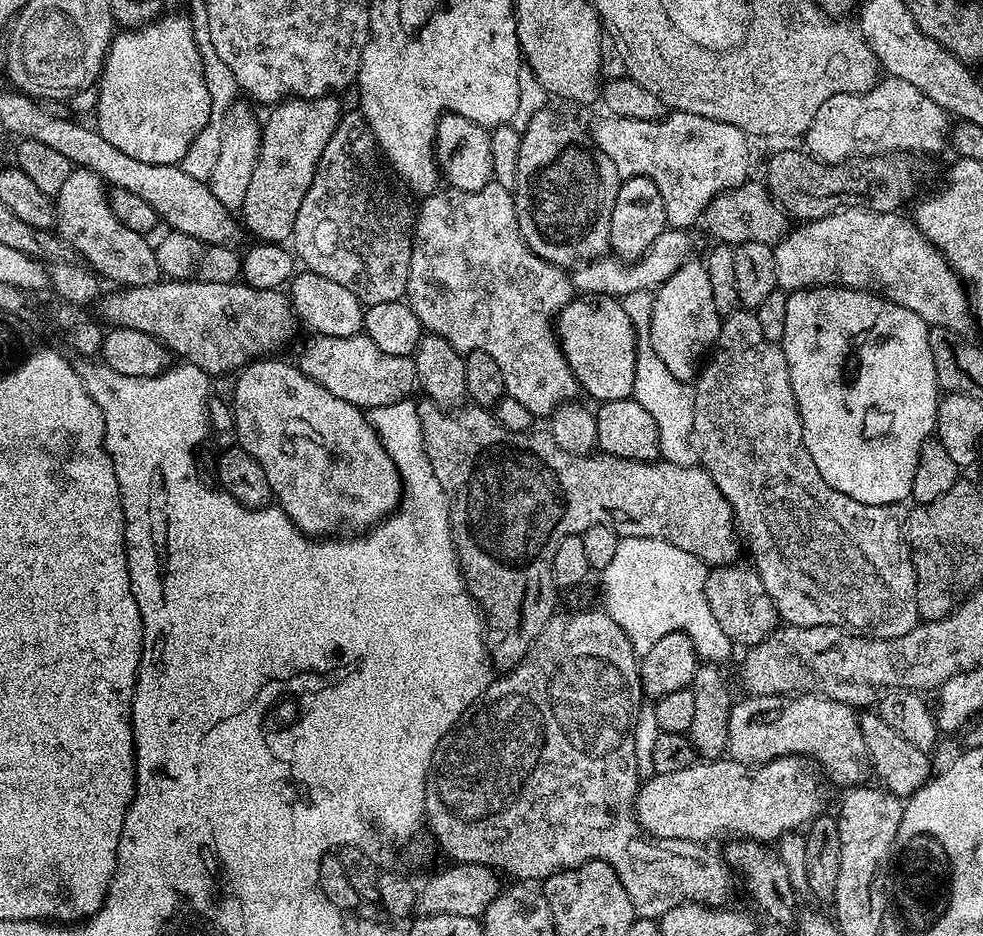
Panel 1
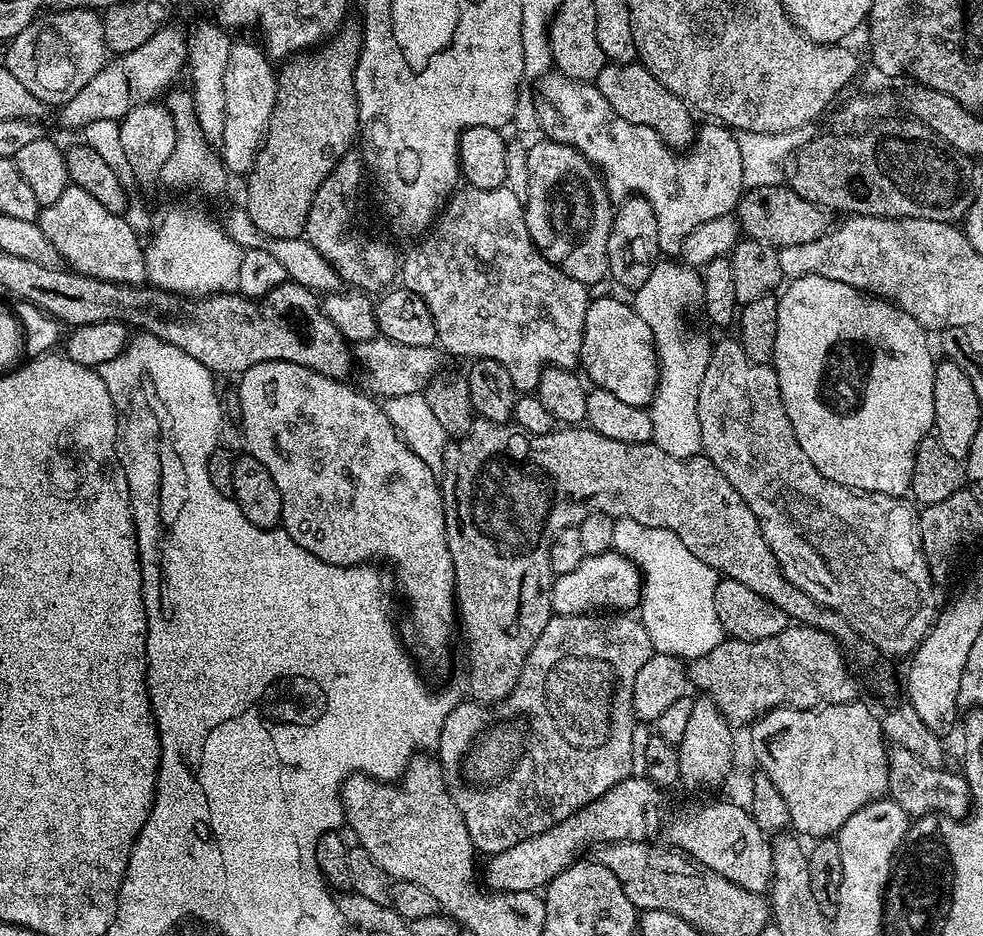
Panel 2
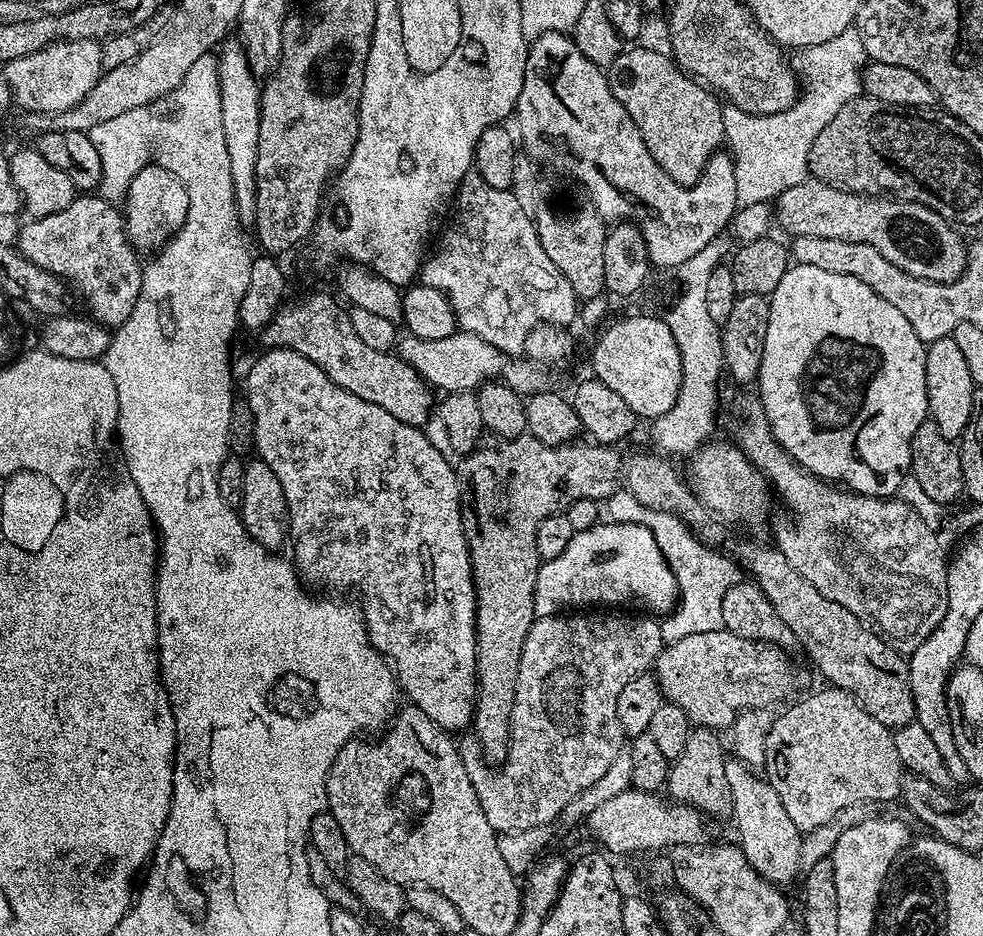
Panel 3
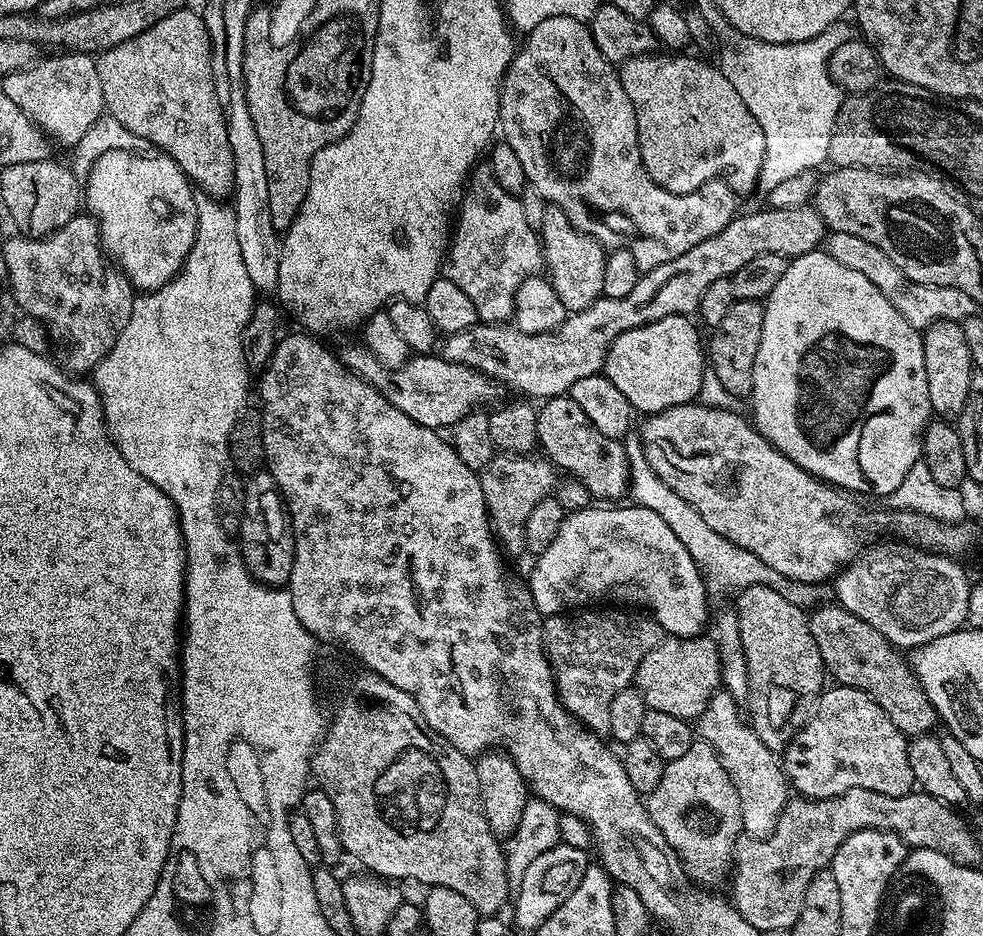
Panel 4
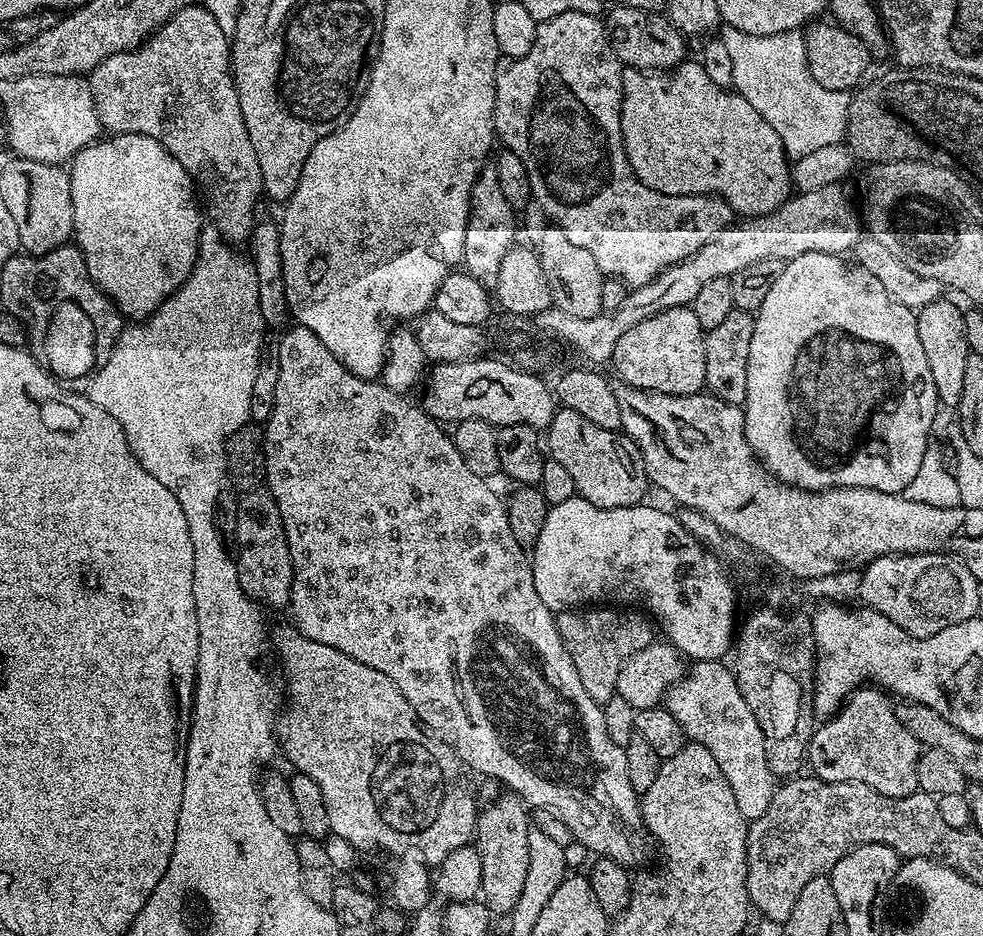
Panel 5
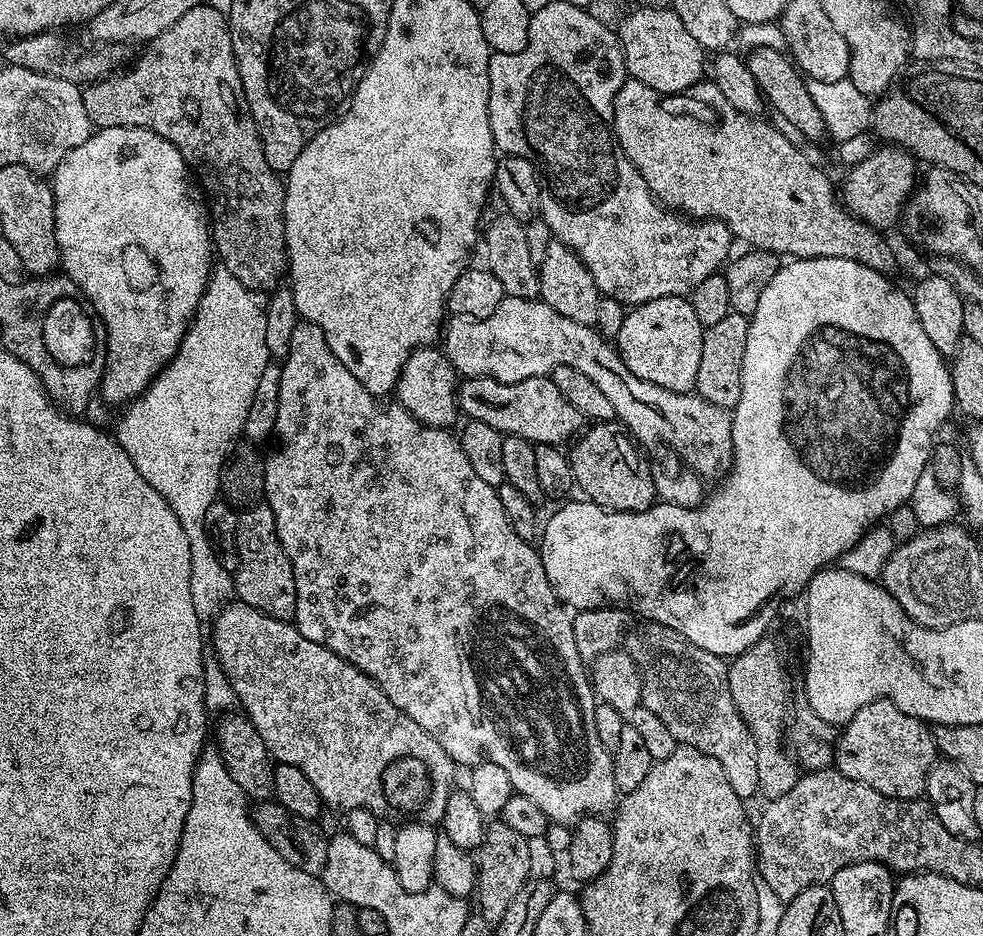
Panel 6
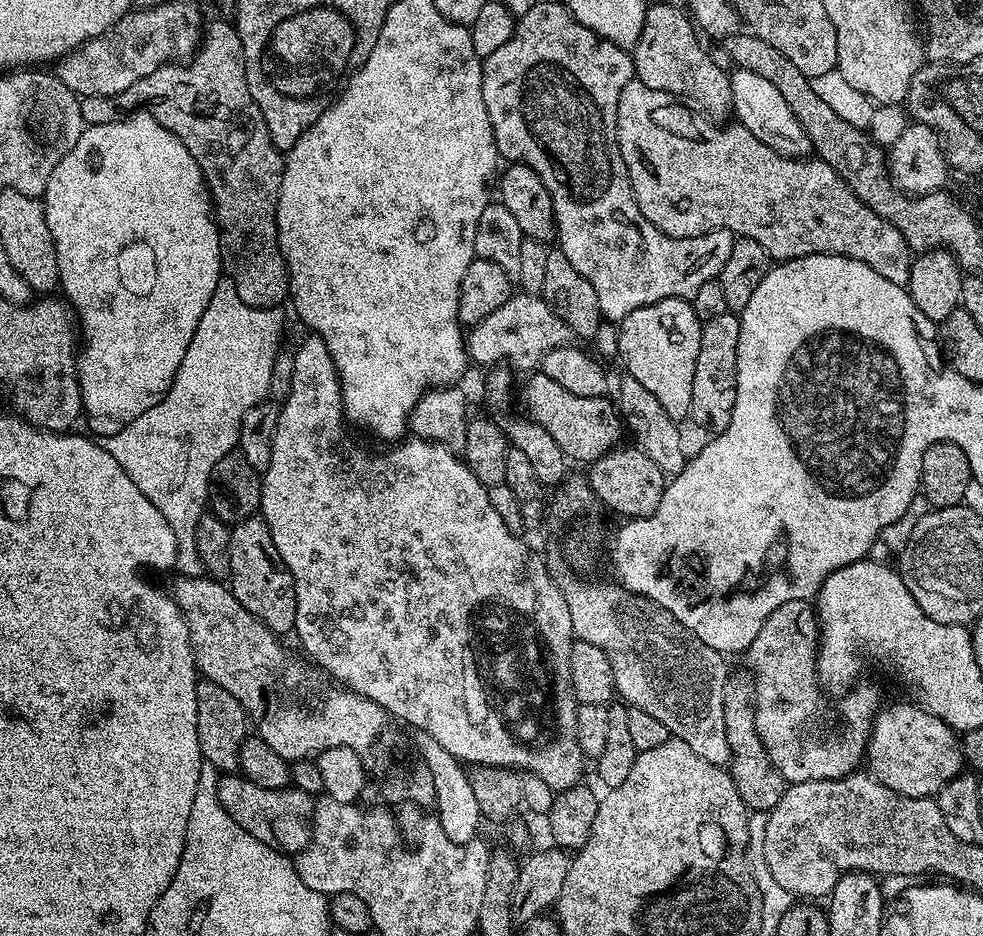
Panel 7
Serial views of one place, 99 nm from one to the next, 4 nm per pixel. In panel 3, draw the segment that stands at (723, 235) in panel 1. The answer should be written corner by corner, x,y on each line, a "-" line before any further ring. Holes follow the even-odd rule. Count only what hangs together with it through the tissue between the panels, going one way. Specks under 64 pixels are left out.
815,178
798,182
798,186
790,186
790,190
776,197
774,220
792,238
813,236
874,246
874,250
878,250
886,262
894,262
898,270
939,284
948,284
956,279
956,256
964,252
964,240
952,229
955,227
926,204
893,198
888,194
849,192
846,188

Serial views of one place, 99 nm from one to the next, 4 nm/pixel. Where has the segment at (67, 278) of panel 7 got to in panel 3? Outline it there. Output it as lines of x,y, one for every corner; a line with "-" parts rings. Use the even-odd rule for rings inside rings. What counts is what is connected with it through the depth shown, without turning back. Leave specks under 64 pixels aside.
155,162
149,163
146,168
135,169
131,176
128,197
125,198
124,204
122,203
124,226
128,229
128,238
132,247
141,253
152,254
163,248
186,222
188,195
182,182
178,182
174,174
170,174

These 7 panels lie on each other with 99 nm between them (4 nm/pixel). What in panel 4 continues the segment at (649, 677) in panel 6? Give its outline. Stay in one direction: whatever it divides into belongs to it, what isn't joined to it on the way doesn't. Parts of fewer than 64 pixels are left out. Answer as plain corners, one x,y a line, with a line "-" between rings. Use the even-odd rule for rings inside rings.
725,690
714,693
706,710
702,710
700,716
696,717
694,728
699,739
706,741
716,751
726,774
730,774
730,782
734,782
738,790
741,829
747,835
757,838
769,836
778,822
781,810
790,799
790,785
777,753
771,752
762,738
758,738
741,705
736,704

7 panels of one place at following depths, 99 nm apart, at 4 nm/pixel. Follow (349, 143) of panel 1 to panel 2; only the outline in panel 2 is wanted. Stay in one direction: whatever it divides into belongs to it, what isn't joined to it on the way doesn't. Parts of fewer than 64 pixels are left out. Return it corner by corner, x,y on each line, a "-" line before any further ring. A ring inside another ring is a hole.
353,150
346,153
330,170
326,182
318,186
314,202
308,211
308,221
304,227
306,239
312,243
314,250
334,266
353,289
369,294
380,294
393,287
398,276
398,256
384,240
371,240
360,229
356,221
356,211
360,208
360,183
366,180
366,165
363,155

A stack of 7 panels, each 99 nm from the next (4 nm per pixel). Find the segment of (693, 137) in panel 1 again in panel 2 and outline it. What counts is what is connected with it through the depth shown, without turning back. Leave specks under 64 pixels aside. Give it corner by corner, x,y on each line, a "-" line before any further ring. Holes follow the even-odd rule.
549,70
535,85
534,95
540,119
538,128
547,139
574,146
590,163
595,164
600,169
600,175
604,177
609,196
627,198
635,194
644,196
650,206
654,206
654,218
658,218
658,246
661,253
679,253
684,239
697,230
698,226
710,219
735,213
746,189
742,178
742,154
738,151
736,132
733,129
719,122
708,122
705,128
701,127
697,131
696,139
687,151
681,154
662,142
659,134
650,126
635,124
619,116
614,106
606,102
595,83
574,80
571,76
563,76
558,70

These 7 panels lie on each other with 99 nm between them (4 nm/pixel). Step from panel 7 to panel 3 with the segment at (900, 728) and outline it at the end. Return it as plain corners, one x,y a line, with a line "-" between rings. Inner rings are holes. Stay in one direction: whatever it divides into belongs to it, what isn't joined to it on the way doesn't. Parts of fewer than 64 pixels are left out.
824,686
821,692
799,700
773,724
767,725
764,768
768,783
778,790
778,798
782,798
782,806
786,806
786,814
790,814
790,822
794,822
801,833
812,832
836,819
845,808
864,802
860,800
892,800
901,795
906,769
898,758
898,746
894,746
893,729
882,726
855,696
840,688

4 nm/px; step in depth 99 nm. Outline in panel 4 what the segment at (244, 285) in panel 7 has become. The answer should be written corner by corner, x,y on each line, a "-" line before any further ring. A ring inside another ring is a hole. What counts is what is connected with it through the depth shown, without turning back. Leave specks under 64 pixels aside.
185,6
172,12
162,22
150,26
142,34
122,42
95,57
98,78
102,82
104,111
112,116
137,139
150,140
163,155
175,161
188,179
203,193
217,198
231,197
234,191
234,166
228,141
228,122
222,100
216,97
216,80
212,77
214,49
199,11
191,12

